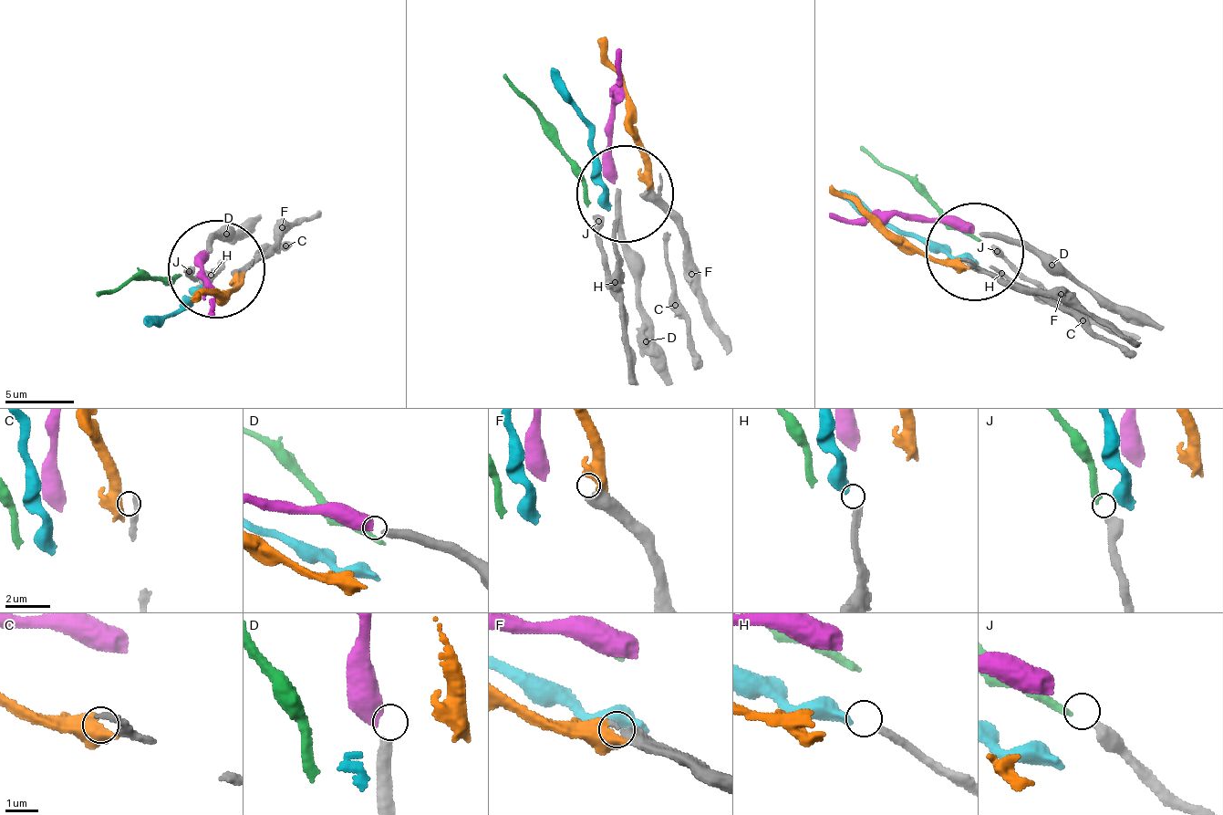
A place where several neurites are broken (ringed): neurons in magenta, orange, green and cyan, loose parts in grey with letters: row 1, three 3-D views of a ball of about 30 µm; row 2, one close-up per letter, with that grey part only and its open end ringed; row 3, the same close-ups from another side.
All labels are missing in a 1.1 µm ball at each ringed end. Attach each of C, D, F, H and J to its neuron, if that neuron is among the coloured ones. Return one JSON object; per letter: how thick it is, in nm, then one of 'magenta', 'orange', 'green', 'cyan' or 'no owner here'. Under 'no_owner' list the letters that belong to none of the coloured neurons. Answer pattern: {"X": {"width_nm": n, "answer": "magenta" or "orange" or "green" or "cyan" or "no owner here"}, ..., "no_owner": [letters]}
{"C": {"width_nm": 160, "answer": "no owner here"}, "D": {"width_nm": 360, "answer": "magenta"}, "F": {"width_nm": 200, "answer": "orange"}, "H": {"width_nm": 280, "answer": "cyan"}, "J": {"width_nm": 500, "answer": "green"}, "no_owner": ["C"]}

